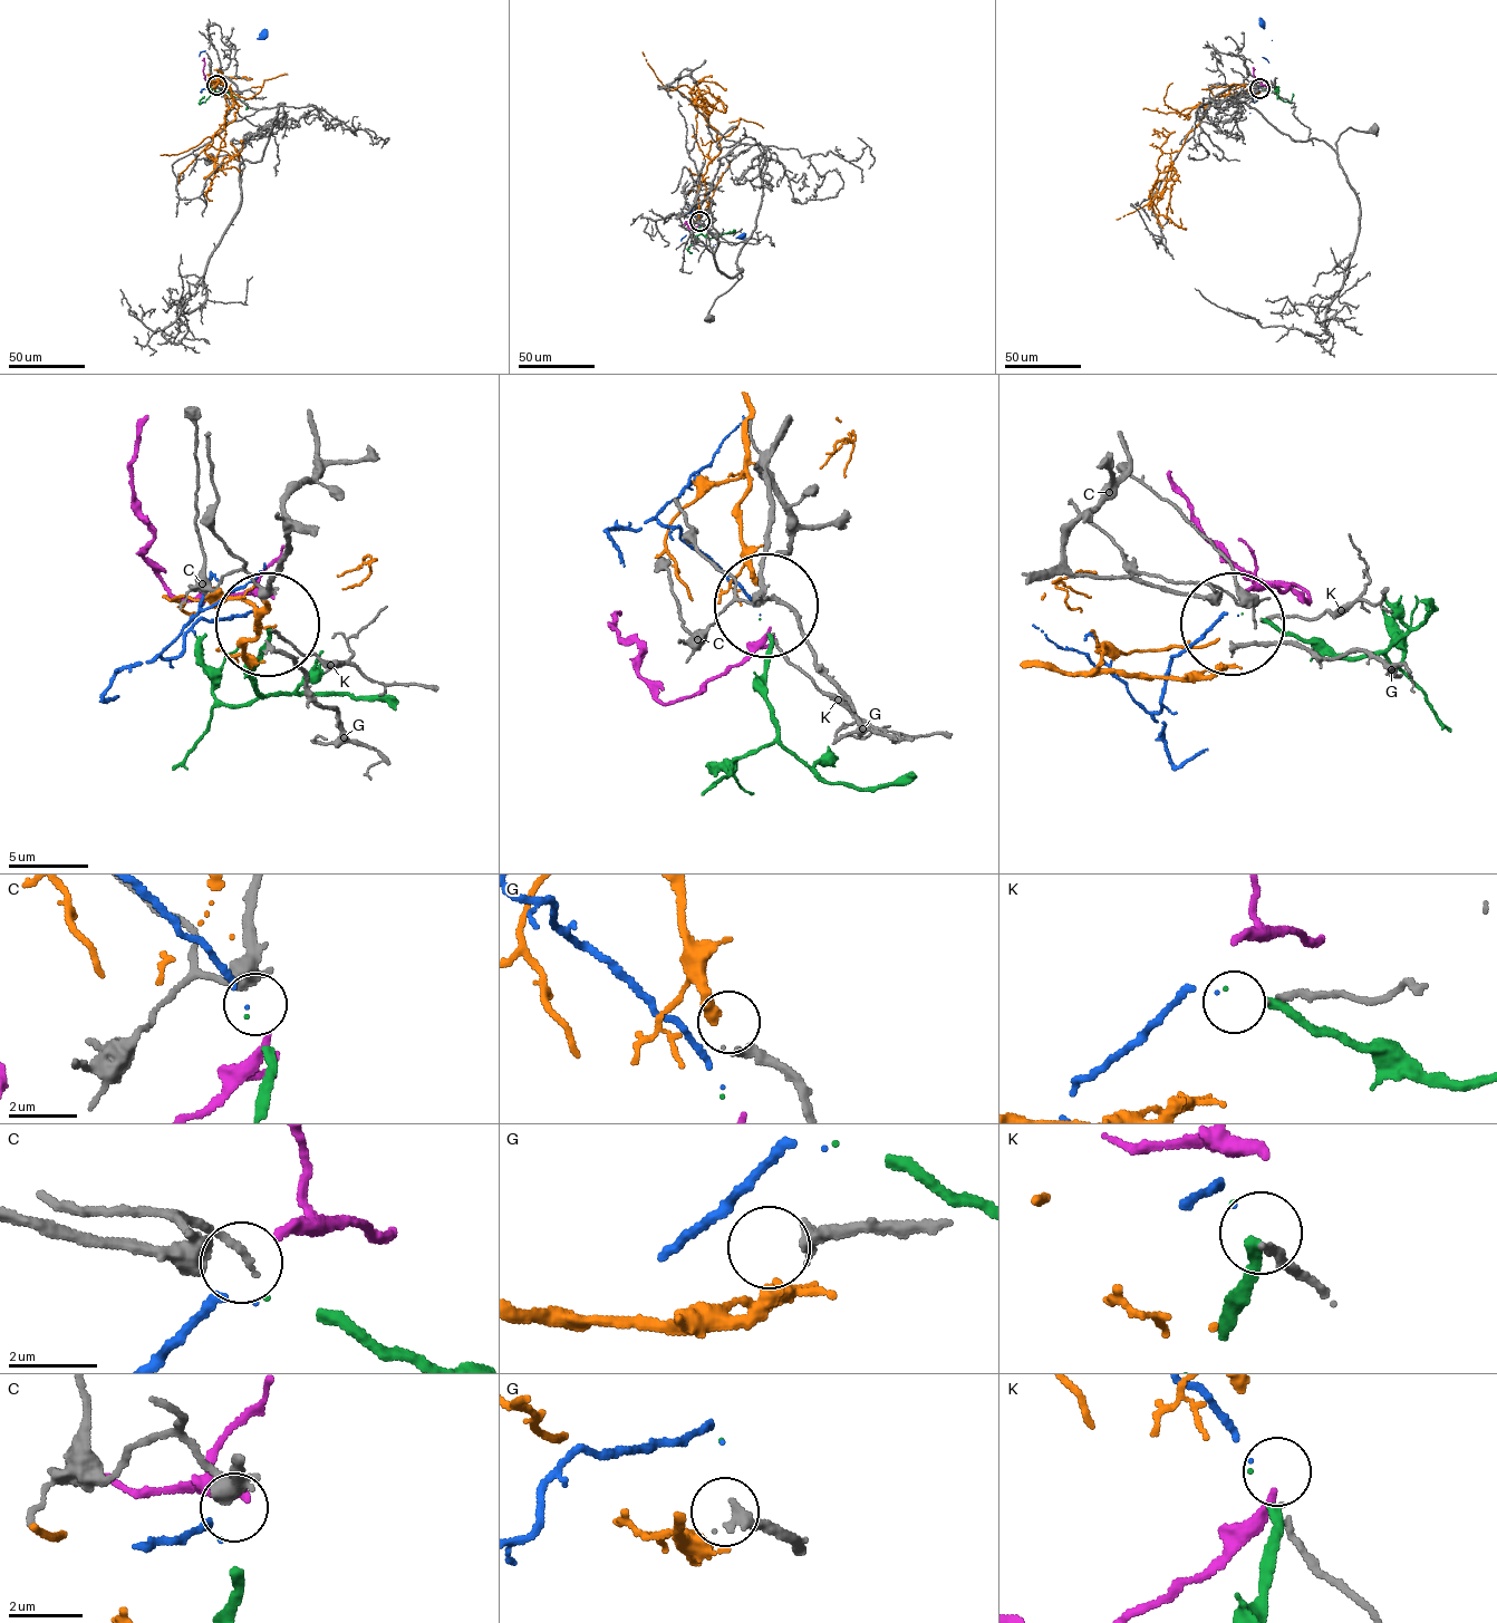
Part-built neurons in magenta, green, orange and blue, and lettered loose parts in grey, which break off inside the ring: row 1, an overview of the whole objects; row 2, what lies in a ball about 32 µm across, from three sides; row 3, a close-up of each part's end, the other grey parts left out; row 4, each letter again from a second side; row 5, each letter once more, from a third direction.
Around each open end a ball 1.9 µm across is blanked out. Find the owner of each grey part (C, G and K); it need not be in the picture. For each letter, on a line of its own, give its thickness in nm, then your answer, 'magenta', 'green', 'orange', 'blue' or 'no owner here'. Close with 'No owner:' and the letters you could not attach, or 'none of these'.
C: 440 nm thick; green
G: 380 nm thick; orange
K: 140 nm thick; blue
No owner: none of these

